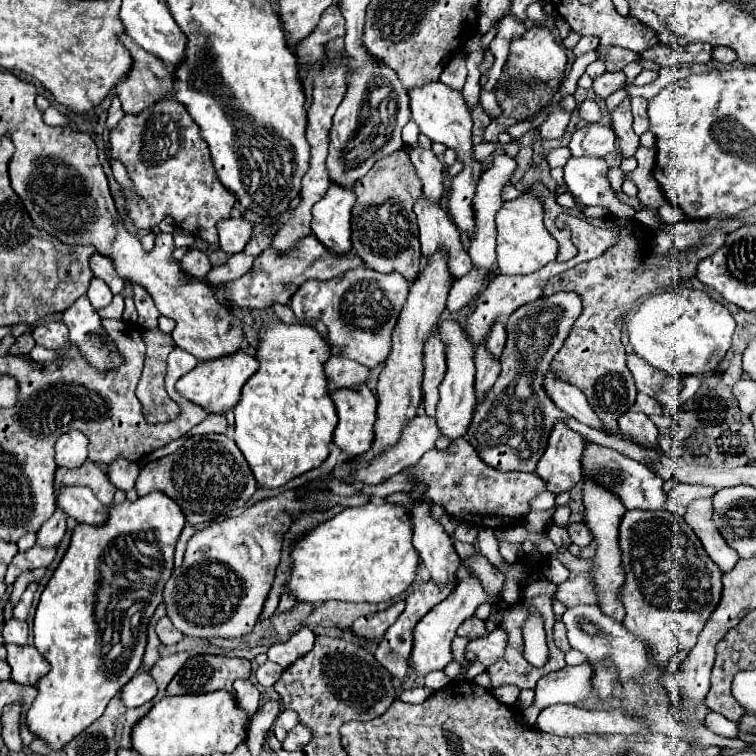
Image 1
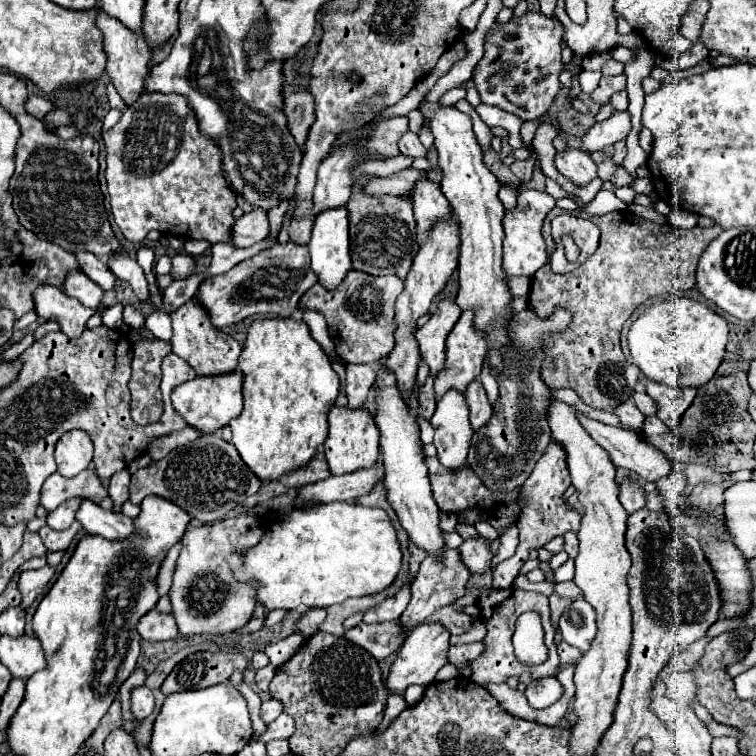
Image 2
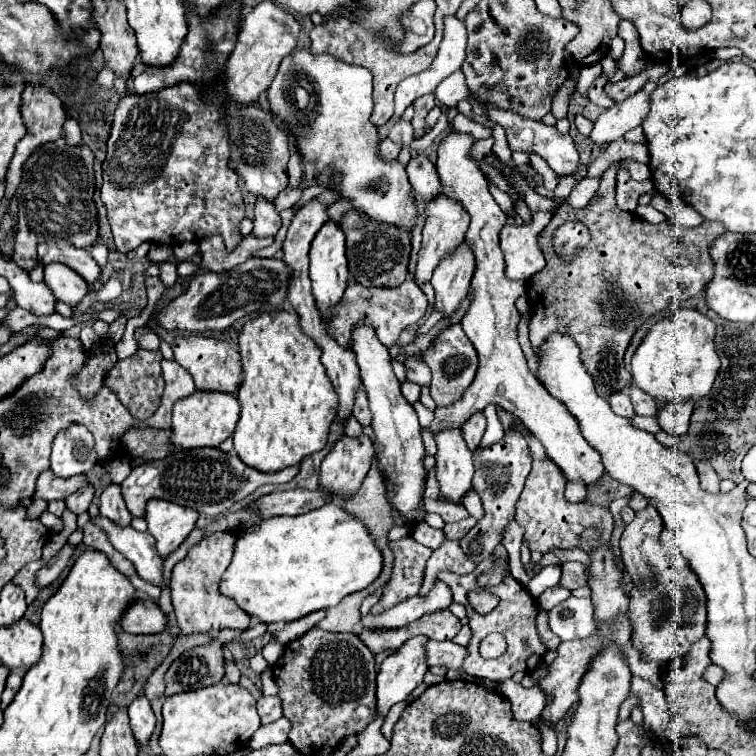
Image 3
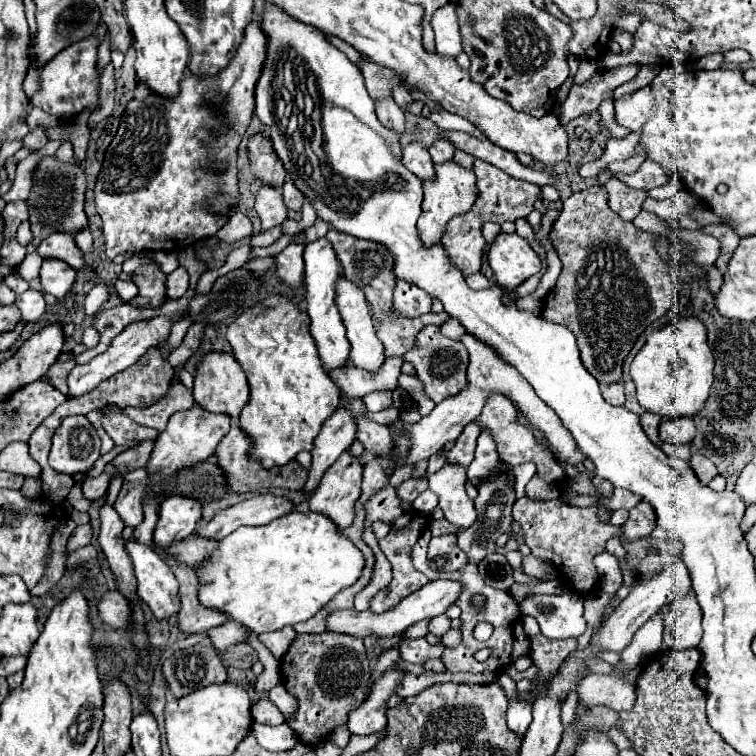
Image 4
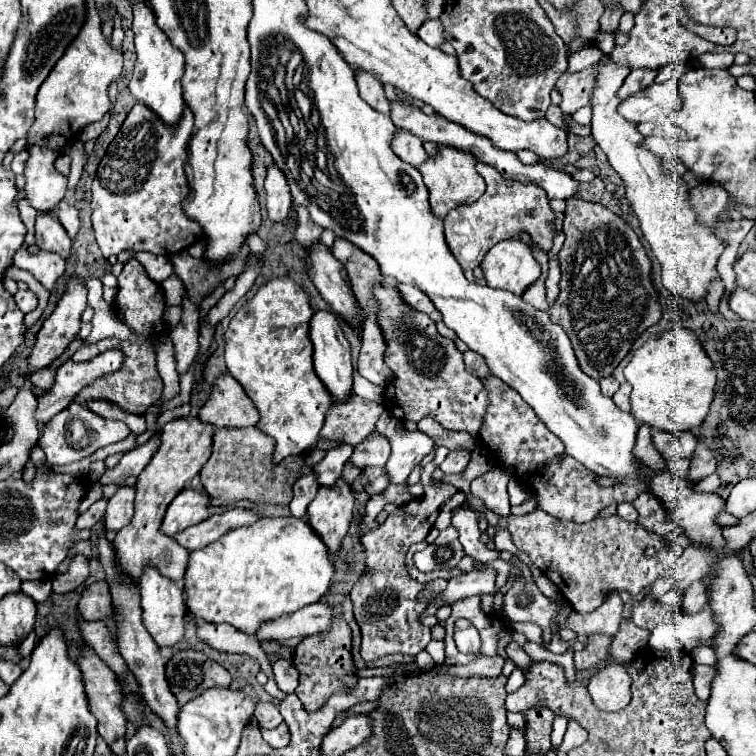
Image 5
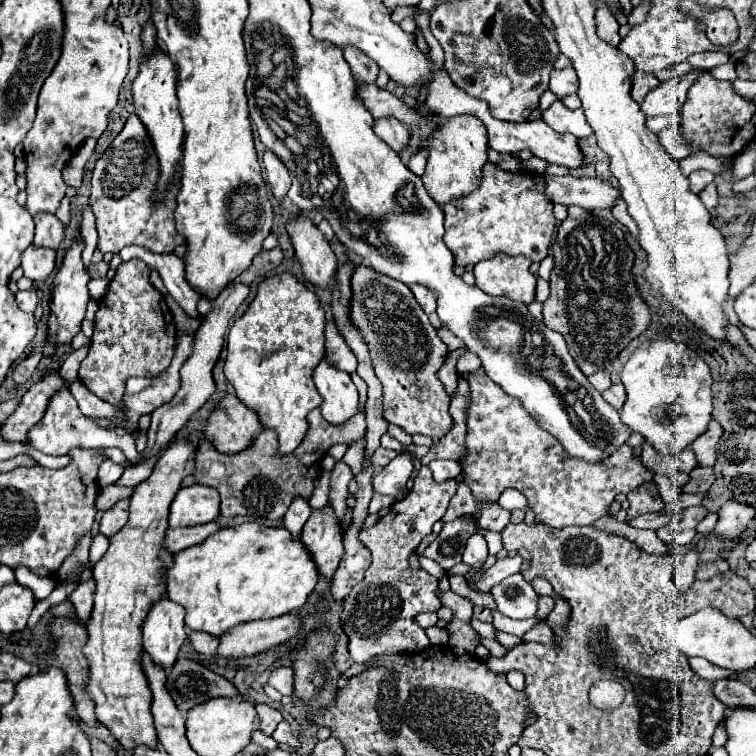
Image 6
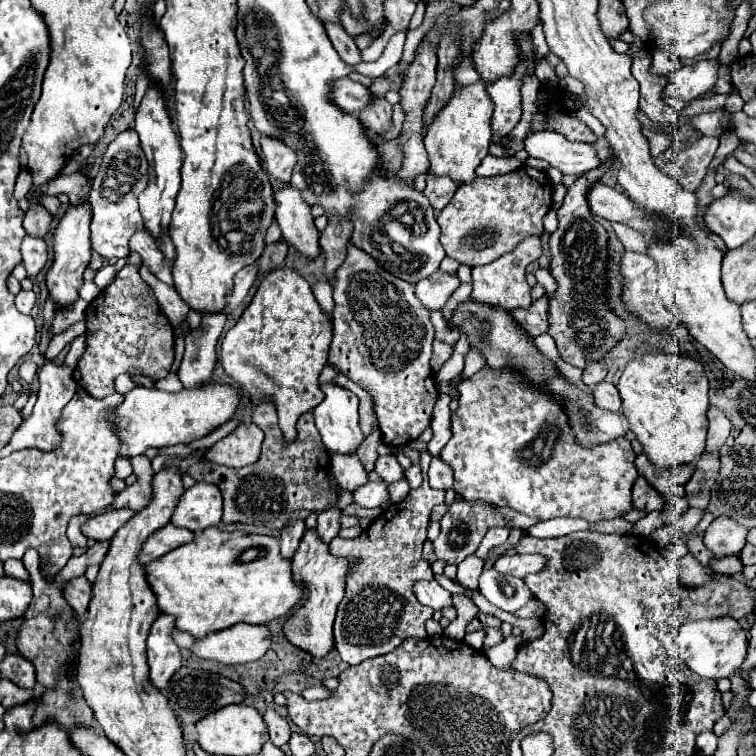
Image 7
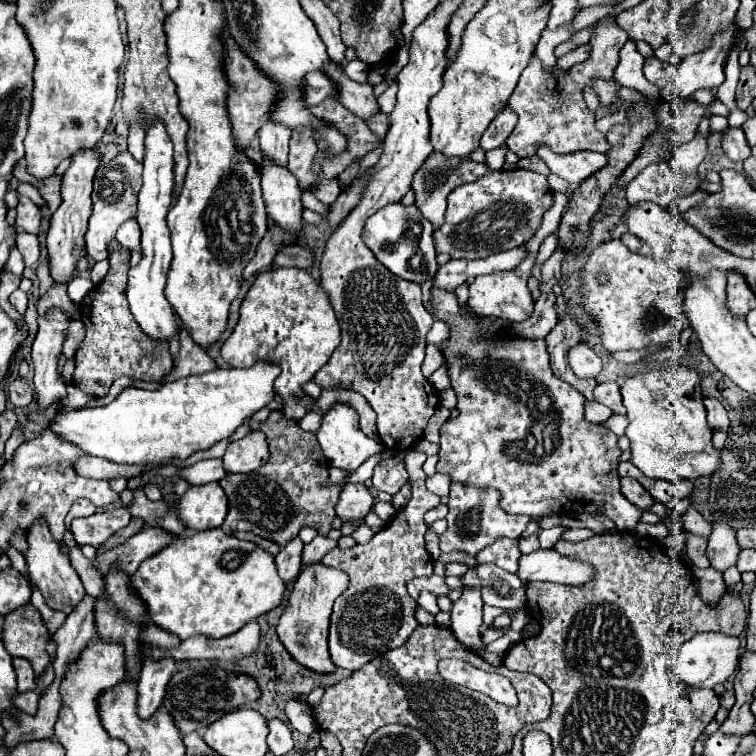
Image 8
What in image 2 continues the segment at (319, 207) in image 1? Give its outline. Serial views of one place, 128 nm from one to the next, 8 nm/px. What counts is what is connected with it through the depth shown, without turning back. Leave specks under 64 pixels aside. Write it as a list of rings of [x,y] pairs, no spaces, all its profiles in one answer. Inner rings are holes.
[[[346,208],[328,210],[328,212],[322,212],[322,216],[316,218],[314,228],[312,228],[312,240],[308,244],[308,252],[310,252],[310,268],[318,276],[318,284],[326,290],[336,290],[338,284],[346,278],[346,274],[352,268]]]

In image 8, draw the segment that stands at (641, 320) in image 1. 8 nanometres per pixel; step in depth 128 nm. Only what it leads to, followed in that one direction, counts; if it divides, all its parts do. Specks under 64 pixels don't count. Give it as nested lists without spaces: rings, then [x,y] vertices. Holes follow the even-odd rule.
[[[686,368],[648,370],[626,378],[620,386],[622,404],[626,408],[630,440],[630,462],[648,478],[658,480],[696,480],[712,476],[722,468],[722,454],[712,444],[712,430],[706,422],[706,408],[702,404],[700,376]]]

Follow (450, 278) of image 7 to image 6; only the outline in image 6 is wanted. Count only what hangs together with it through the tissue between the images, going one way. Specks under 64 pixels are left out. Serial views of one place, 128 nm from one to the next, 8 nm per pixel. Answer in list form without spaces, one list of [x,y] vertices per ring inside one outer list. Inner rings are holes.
[[[414,284],[414,286],[410,286],[410,290],[414,292],[418,304],[422,306],[422,310],[424,310],[426,314],[436,312],[436,294],[434,294],[430,288],[424,288],[424,286],[420,286],[420,284]]]

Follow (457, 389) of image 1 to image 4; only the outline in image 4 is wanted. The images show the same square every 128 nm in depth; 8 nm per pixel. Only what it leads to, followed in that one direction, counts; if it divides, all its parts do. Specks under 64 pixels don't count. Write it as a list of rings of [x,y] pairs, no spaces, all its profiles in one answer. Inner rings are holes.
[[[446,464],[428,478],[428,488],[440,496],[440,508],[444,518],[460,530],[470,528],[476,522],[474,502],[466,494],[466,468]]]

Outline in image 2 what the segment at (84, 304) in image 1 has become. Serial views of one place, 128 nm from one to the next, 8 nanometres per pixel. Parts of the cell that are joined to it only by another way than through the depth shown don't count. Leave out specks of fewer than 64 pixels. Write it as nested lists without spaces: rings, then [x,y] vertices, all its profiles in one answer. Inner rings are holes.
[[[42,284],[36,288],[32,300],[38,318],[56,320],[66,336],[80,336],[92,316],[92,308],[84,308],[78,300],[64,296],[64,292],[52,284]]]

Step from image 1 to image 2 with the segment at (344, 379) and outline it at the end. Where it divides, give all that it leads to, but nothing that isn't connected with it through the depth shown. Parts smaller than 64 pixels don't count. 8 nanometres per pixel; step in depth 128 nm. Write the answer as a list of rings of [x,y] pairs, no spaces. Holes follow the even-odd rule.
[[[346,364],[346,398],[350,408],[360,408],[372,388],[376,370],[372,364]]]

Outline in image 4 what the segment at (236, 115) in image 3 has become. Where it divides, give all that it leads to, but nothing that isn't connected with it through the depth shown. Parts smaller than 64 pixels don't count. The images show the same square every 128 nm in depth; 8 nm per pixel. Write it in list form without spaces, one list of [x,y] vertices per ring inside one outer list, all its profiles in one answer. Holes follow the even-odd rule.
[[[256,134],[256,136],[250,138],[248,158],[250,158],[250,166],[252,166],[254,174],[264,184],[282,186],[286,172],[284,172],[284,166],[280,164],[280,160],[276,160],[276,156],[272,152],[272,144],[270,144],[270,140],[266,136]]]

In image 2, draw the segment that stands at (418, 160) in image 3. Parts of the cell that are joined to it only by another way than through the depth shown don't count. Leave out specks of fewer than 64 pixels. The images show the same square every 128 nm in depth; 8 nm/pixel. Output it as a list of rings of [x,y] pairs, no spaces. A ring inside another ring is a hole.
[[[428,176],[416,180],[412,200],[414,200],[414,218],[418,222],[420,232],[428,232],[436,224],[436,220],[448,218],[452,212],[440,186],[434,184]]]

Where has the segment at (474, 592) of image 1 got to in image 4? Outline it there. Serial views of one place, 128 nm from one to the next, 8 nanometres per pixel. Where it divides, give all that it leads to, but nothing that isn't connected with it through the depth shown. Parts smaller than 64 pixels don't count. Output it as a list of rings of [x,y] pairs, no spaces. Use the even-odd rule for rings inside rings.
[[[386,670],[382,678],[376,682],[372,694],[364,700],[362,706],[348,714],[348,730],[350,734],[368,736],[384,730],[386,726],[386,698],[394,694],[394,684],[404,678],[400,670]]]

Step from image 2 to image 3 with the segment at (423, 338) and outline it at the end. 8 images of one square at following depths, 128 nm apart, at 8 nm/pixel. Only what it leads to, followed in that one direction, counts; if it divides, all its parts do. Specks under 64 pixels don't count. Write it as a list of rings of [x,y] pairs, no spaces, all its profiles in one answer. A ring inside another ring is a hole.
[[[462,242],[454,252],[446,254],[432,272],[430,284],[436,292],[436,310],[444,312],[444,318],[448,318],[466,298],[474,268],[476,262],[472,248]]]

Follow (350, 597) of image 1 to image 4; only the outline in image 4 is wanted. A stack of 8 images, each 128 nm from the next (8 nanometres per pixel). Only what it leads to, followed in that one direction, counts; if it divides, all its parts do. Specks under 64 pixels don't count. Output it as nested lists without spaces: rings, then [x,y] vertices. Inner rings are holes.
[[[290,512],[282,518],[272,520],[270,524],[256,528],[238,528],[220,540],[218,548],[206,556],[198,568],[198,602],[206,608],[224,612],[230,620],[246,626],[248,630],[274,632],[284,626],[294,626],[312,618],[328,600],[338,594],[342,588],[352,586],[362,572],[364,558],[362,552],[342,536],[342,532],[318,512]]]

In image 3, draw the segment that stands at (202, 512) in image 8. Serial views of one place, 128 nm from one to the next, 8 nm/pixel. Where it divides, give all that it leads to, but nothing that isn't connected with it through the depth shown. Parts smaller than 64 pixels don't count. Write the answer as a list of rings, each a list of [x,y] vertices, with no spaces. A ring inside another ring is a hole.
[[[150,500],[146,512],[148,532],[156,538],[156,550],[162,558],[174,552],[194,530],[198,512],[166,500]]]

